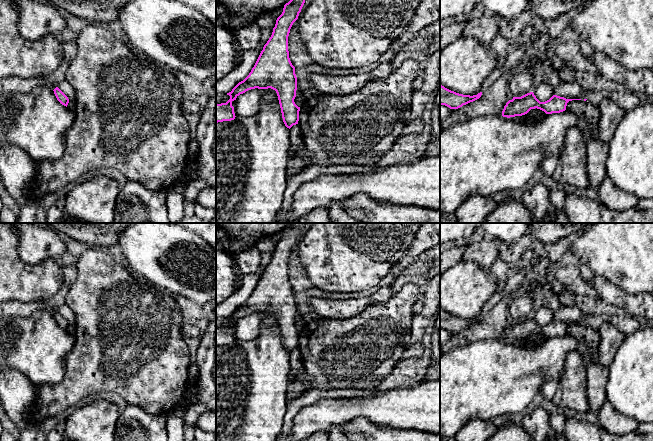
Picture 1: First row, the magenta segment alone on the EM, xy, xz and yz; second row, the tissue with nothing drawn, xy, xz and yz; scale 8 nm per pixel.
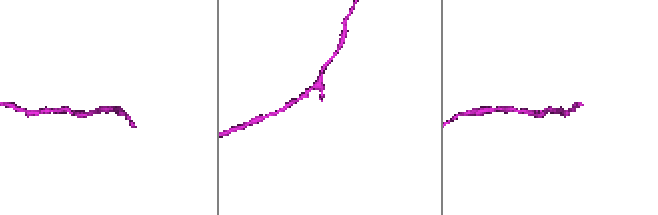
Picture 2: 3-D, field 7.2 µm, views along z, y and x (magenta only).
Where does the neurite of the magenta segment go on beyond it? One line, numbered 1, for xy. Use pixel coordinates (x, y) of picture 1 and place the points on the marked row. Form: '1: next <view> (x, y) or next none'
1: next none

